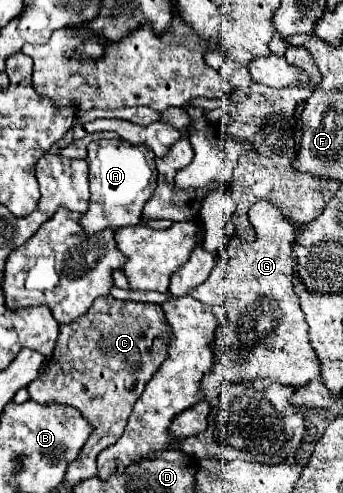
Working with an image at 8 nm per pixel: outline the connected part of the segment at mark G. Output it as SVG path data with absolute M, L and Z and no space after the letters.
M256 202L248 210L248 218L250 224L256 228L256 242L248 244L246 240L232 236L226 246L226 260L220 258L212 268L210 276L206 278L206 282L188 292L188 296L204 304L226 304L226 320L216 328L216 336L212 342L216 366L200 382L200 392L204 394L204 400L208 404L214 404L220 392L224 388L230 388L232 384L272 378L282 384L302 386L310 380L320 378L320 360L316 358L316 352L308 342L308 324L298 306L298 296L294 294L292 288L296 264L292 256L292 242L296 240L296 228L290 222L286 222L284 214L280 214L280 210L276 210L270 202Z

